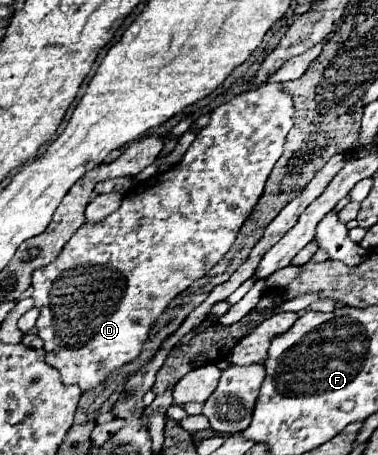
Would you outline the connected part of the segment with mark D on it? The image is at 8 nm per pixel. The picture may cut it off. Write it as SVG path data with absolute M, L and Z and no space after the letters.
M268 83L262 87L256 87L252 91L244 91L240 95L236 95L234 99L230 99L228 103L216 107L210 115L210 123L198 133L196 141L188 147L186 155L182 157L182 161L164 171L158 173L158 183L142 183L134 189L128 191L128 195L122 199L122 205L108 217L104 217L102 221L96 223L84 223L72 237L70 241L64 245L64 249L60 251L58 259L52 261L50 265L38 269L32 277L32 299L34 299L34 307L40 309L40 317L36 323L38 335L44 339L44 351L46 351L46 363L52 365L54 369L60 371L60 377L64 383L76 383L82 391L88 391L92 387L96 387L98 383L102 383L114 369L130 363L132 359L136 359L142 351L144 341L148 339L148 331L152 327L152 323L156 321L156 317L166 309L166 305L184 289L188 289L196 279L200 279L202 275L206 275L232 247L240 227L244 225L244 221L248 219L248 215L252 213L252 209L256 207L260 195L264 193L264 185L266 179L274 167L274 163L282 157L284 153L284 141L288 131L294 127L294 107L292 107L292 99L288 99L288 95L284 95L284 91L280 91L280 83Z

